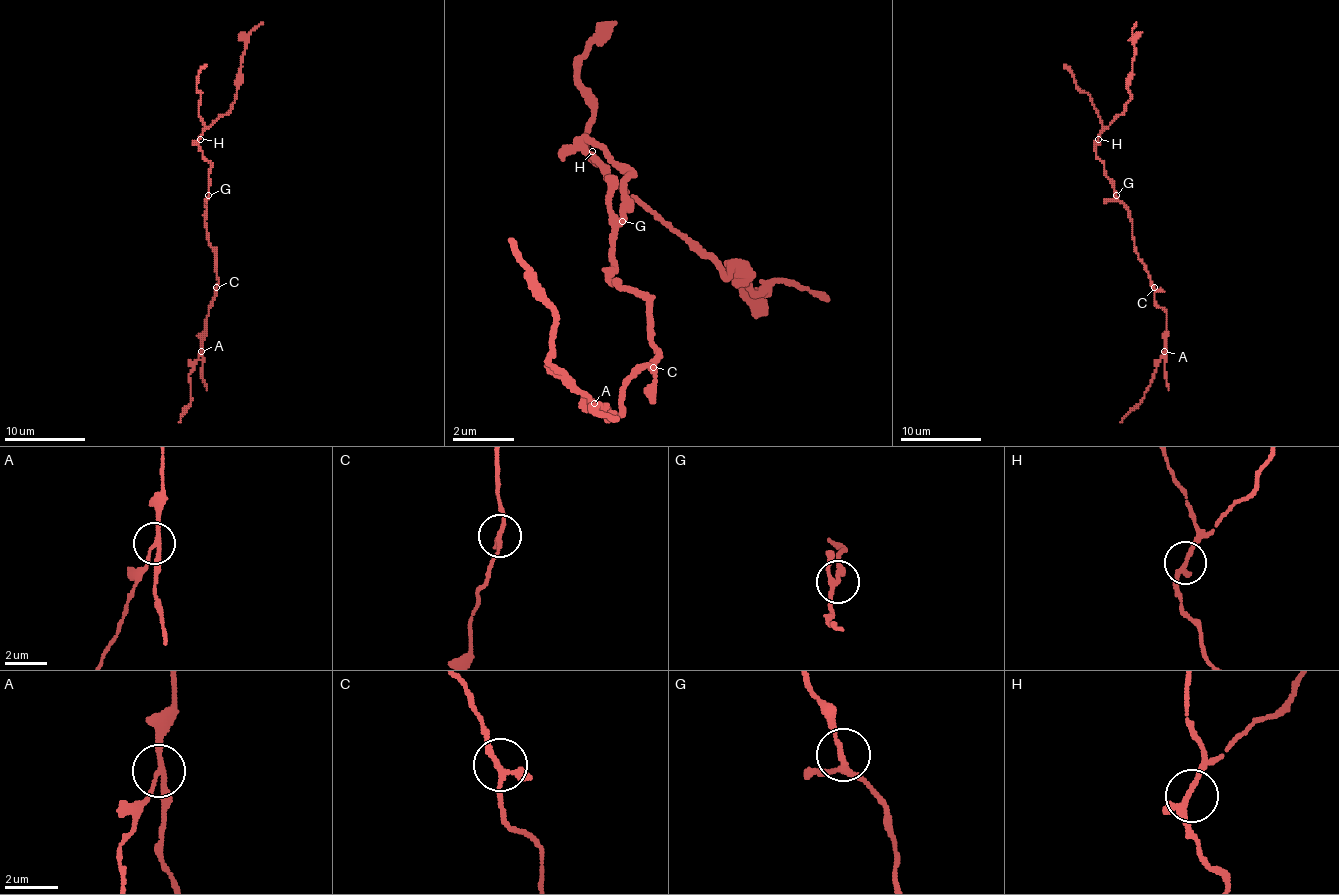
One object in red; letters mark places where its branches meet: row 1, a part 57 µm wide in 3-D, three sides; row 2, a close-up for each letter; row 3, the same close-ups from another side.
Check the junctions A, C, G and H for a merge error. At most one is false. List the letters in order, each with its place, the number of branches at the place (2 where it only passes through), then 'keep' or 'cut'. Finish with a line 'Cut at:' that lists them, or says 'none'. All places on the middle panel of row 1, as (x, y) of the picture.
A: (594, 403) | 3 | cut
C: (653, 367) | 3 | keep
G: (622, 221) | 3 | keep
H: (592, 151) | 3 | keep
Cut at: A

